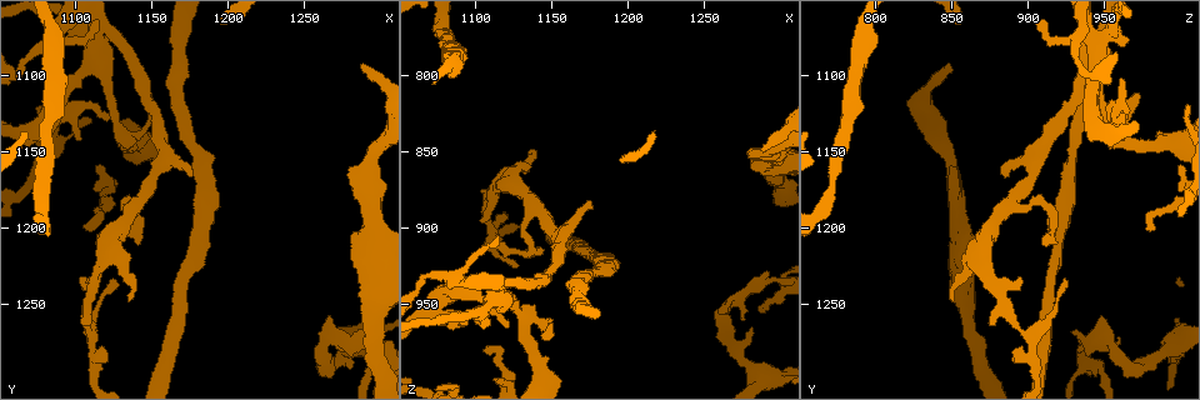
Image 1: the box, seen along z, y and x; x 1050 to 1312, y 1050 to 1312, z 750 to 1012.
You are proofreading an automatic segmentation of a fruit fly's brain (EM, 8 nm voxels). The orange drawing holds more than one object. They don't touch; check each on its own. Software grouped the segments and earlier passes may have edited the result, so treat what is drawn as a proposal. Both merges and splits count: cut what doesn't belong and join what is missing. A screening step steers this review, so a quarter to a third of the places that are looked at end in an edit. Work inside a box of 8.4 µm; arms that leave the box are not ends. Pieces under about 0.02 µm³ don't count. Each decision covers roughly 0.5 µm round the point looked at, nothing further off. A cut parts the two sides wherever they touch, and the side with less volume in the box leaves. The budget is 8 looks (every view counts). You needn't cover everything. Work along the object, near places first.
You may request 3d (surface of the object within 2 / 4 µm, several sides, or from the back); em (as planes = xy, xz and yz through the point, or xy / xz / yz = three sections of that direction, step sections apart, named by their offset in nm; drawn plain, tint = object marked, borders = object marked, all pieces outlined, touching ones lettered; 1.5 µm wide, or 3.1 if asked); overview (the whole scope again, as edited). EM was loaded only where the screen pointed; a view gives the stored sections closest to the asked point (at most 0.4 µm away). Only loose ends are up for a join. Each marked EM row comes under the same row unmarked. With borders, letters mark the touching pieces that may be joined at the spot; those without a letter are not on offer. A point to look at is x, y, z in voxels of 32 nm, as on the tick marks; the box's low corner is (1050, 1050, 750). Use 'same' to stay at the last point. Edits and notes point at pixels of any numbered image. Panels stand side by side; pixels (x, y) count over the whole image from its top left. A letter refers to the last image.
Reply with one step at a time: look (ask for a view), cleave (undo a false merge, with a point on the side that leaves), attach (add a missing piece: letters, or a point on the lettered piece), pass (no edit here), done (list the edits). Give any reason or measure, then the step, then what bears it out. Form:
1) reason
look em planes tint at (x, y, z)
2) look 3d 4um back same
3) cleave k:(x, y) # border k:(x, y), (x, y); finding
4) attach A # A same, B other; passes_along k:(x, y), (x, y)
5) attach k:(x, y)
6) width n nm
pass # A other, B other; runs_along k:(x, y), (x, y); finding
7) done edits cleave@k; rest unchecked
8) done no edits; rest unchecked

look em xy step 4 borders at (1266, 1256, 948)

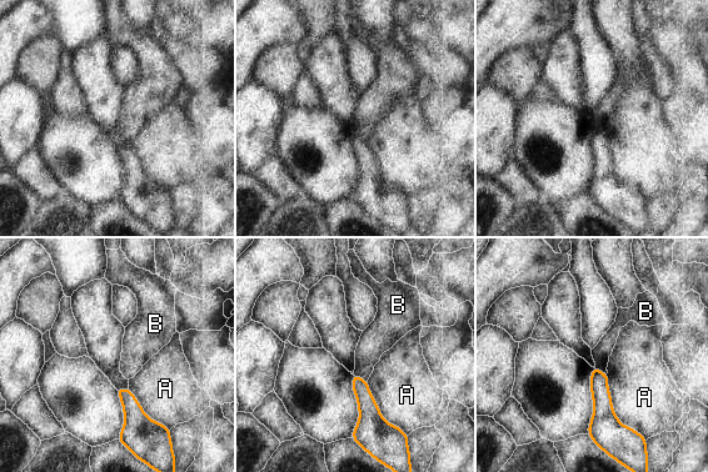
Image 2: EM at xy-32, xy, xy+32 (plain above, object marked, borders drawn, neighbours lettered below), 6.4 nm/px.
longest_contact A 440 nm
pass # A other, B other; border 2:(353, 372), (367, 381); no lettered piece goes on from it

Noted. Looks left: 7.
end of a long branch
look em planes borders at (1288, 1090, 848)

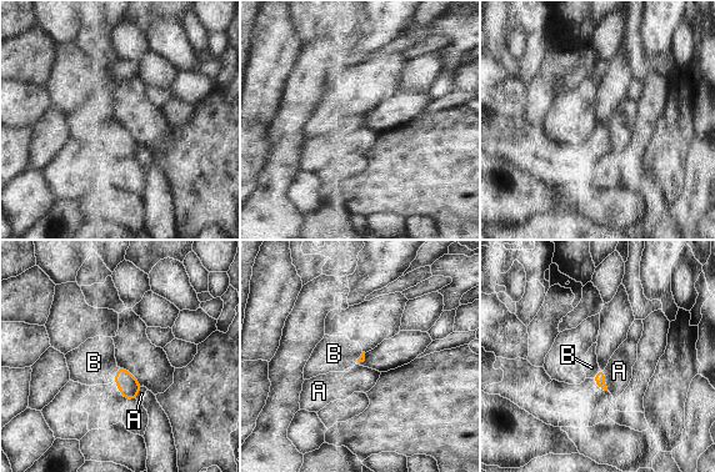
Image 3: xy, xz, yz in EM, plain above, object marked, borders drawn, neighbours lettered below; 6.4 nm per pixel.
attach 3:(94, 362) # A other, B same; passes_along 3:(129, 387), (116, 373), (94, 362); it goes on there

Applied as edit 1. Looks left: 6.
four arms meet
look 3d 2um at (1118, 1094, 944)

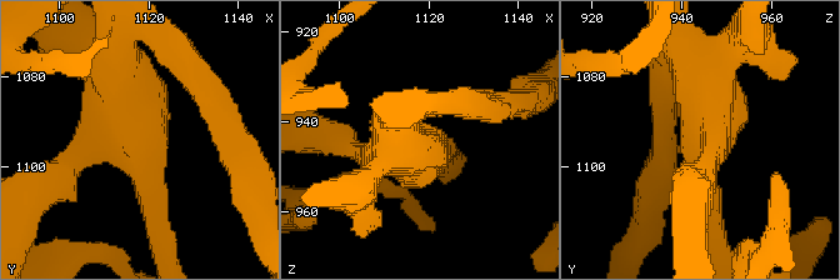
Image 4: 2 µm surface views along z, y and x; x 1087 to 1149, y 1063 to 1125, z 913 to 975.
arms 4; shape alone is not enough
look em xy step 4 tint at (1116, 1093, 946)

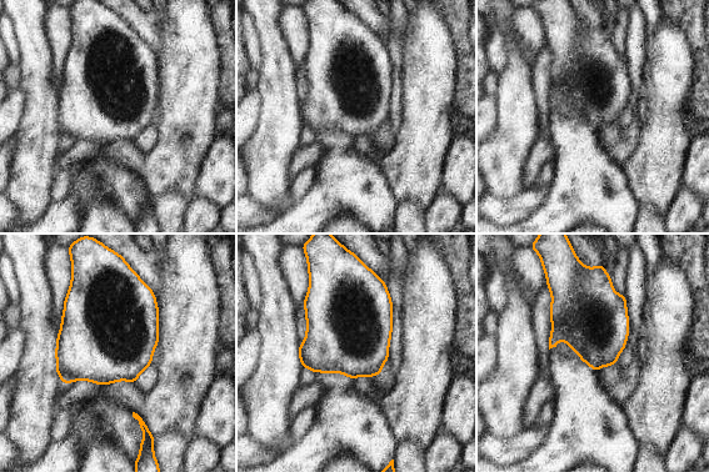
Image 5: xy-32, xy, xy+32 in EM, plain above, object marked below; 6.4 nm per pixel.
cut it another way
look em xz step 4 borders same

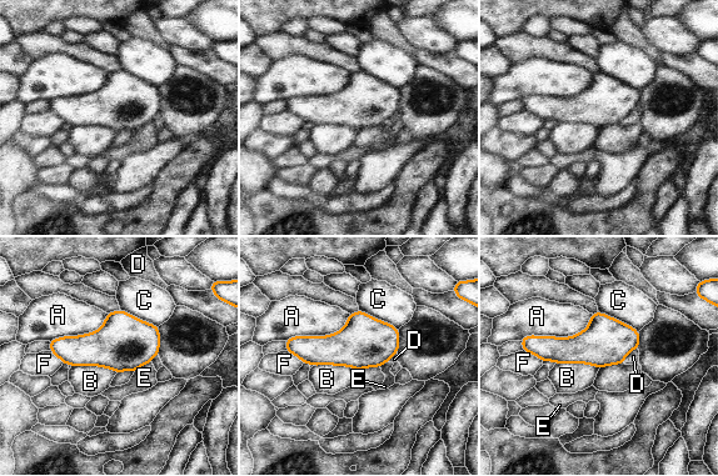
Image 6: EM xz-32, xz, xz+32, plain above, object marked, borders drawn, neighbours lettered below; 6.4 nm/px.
longest_contact A 500 nm
pass # A other, B other, C other, D other, E other, F other; all the same neuron

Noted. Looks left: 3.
done edits attach@3; rest unchecked

